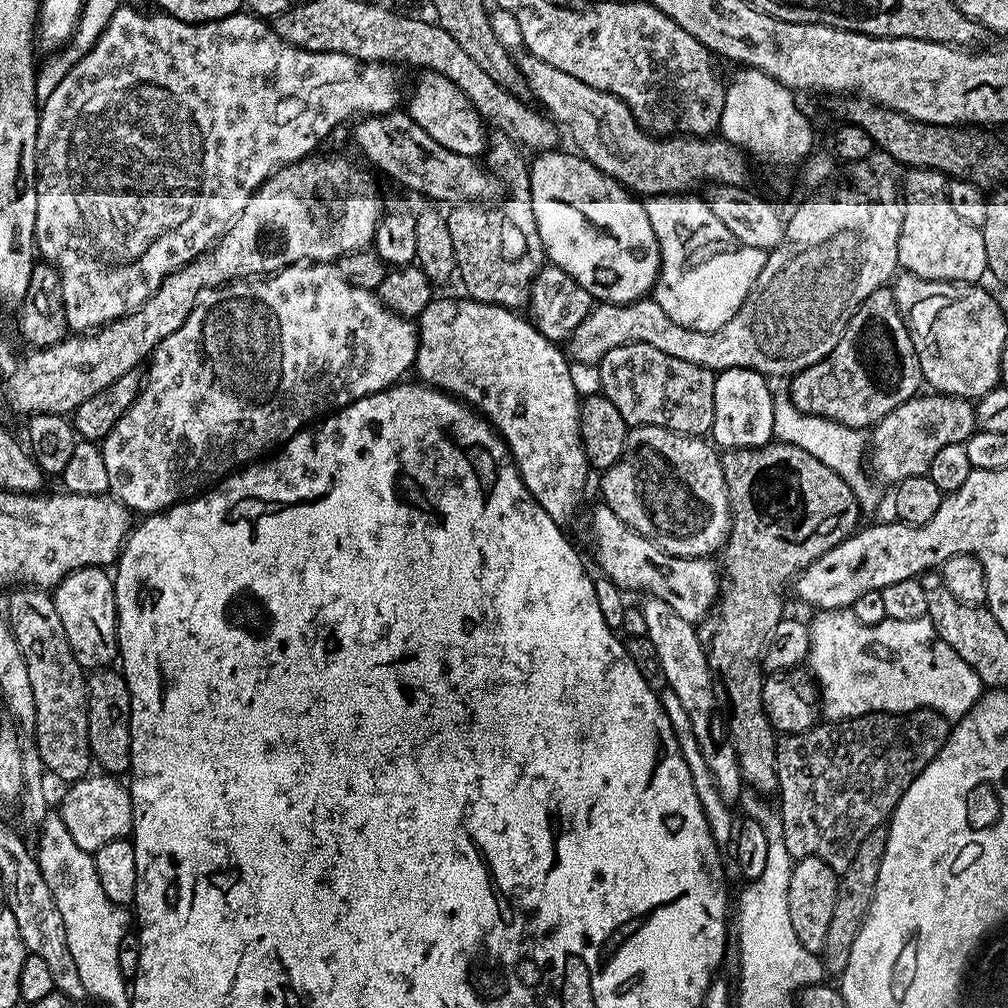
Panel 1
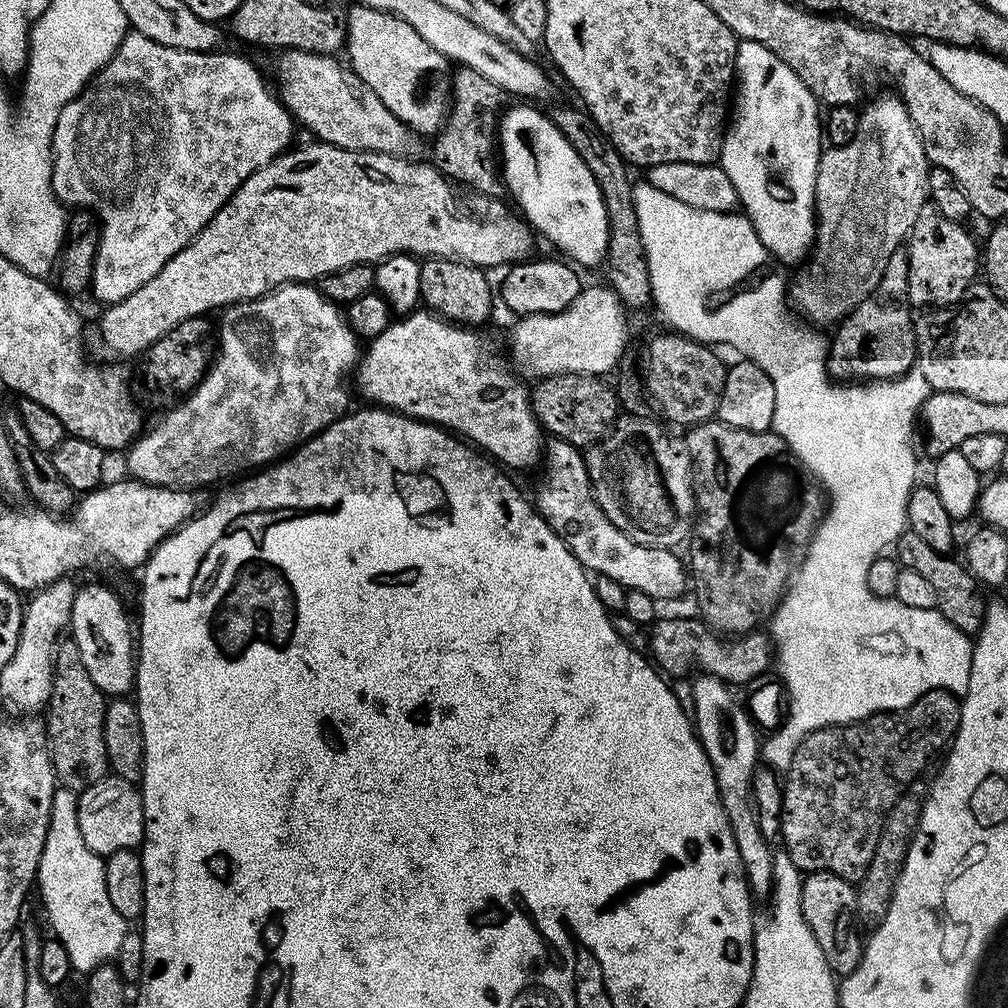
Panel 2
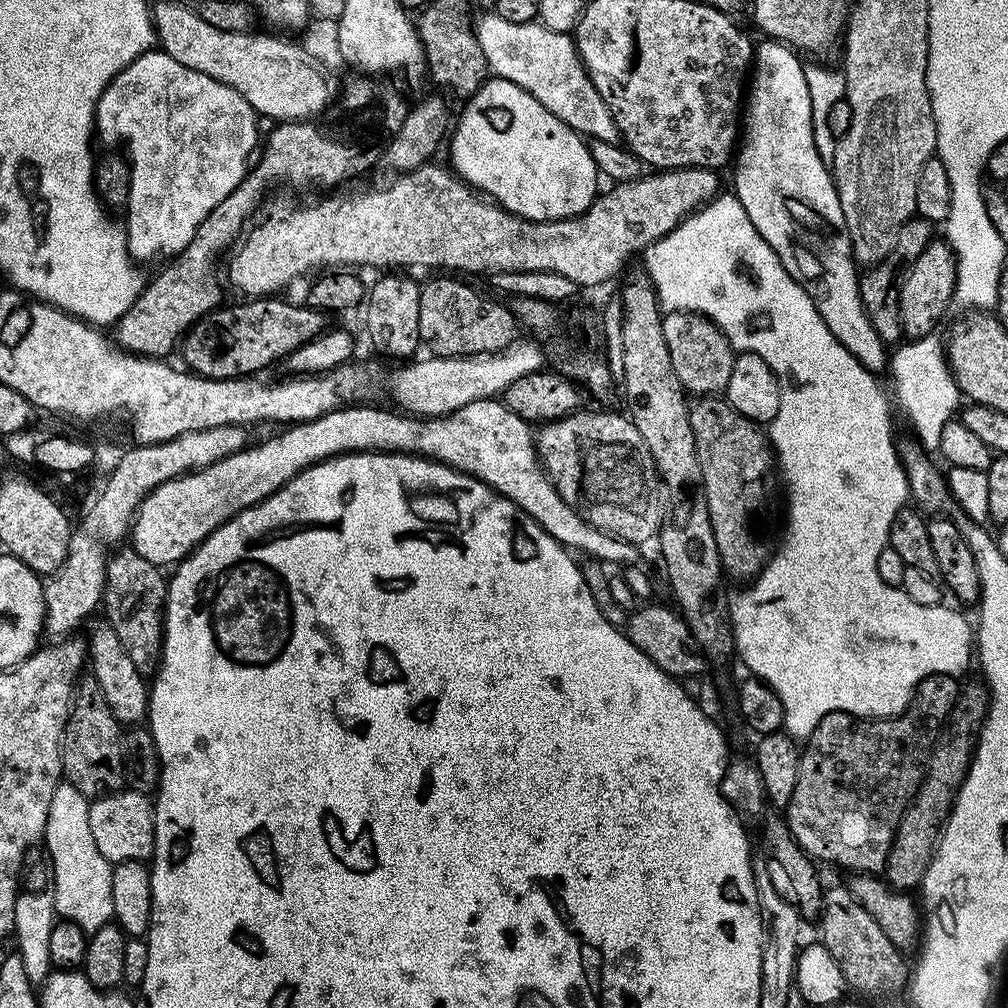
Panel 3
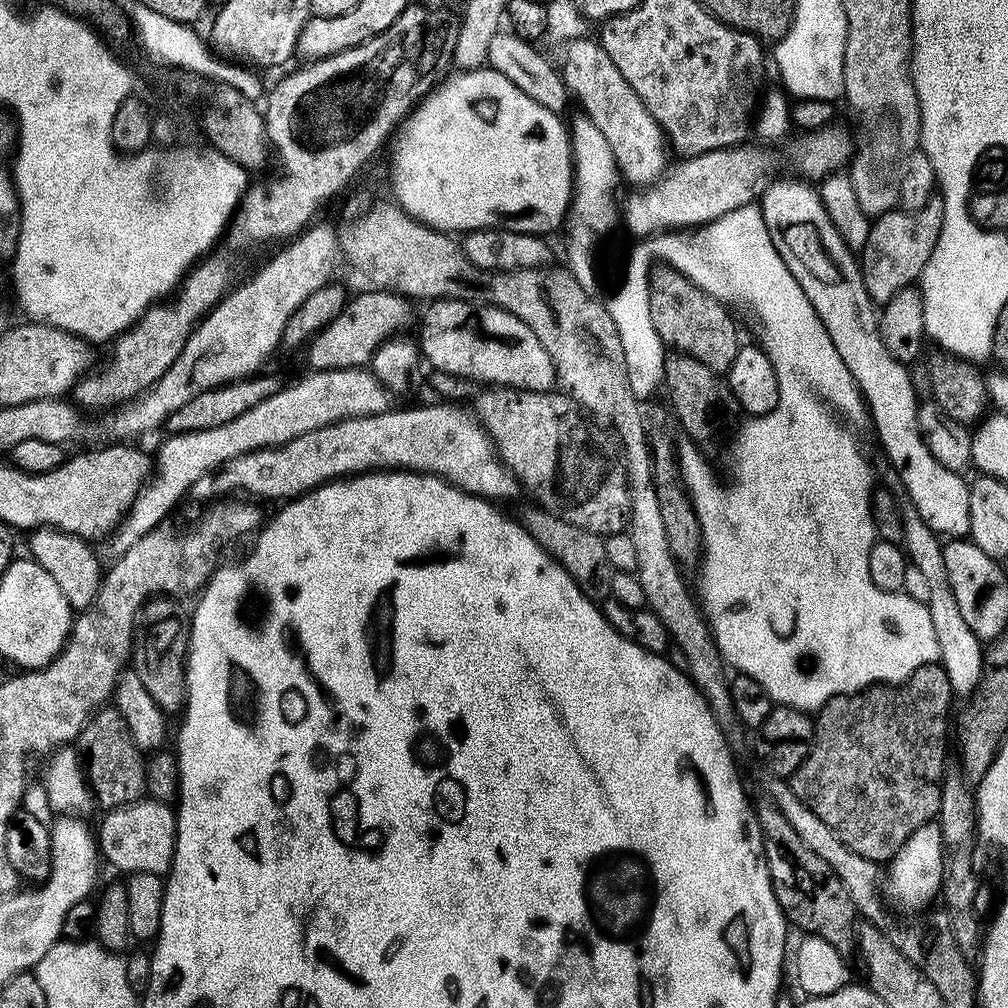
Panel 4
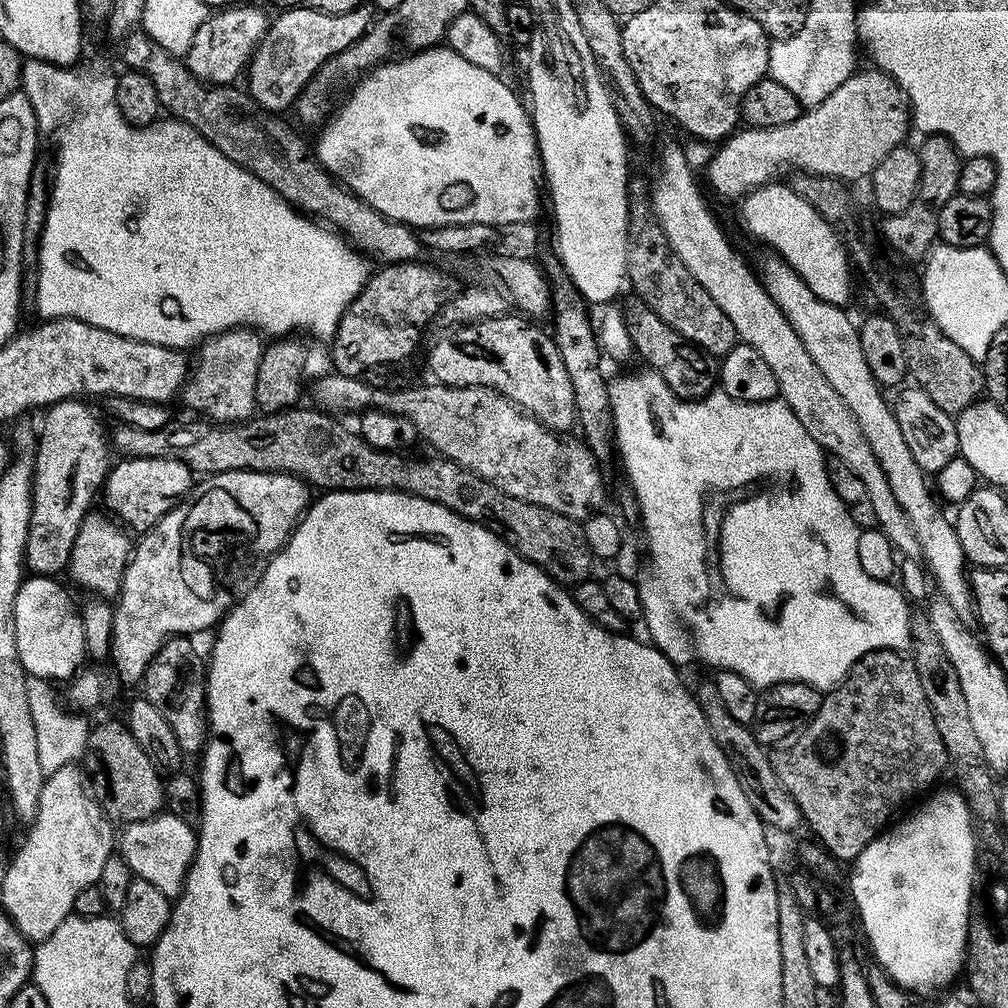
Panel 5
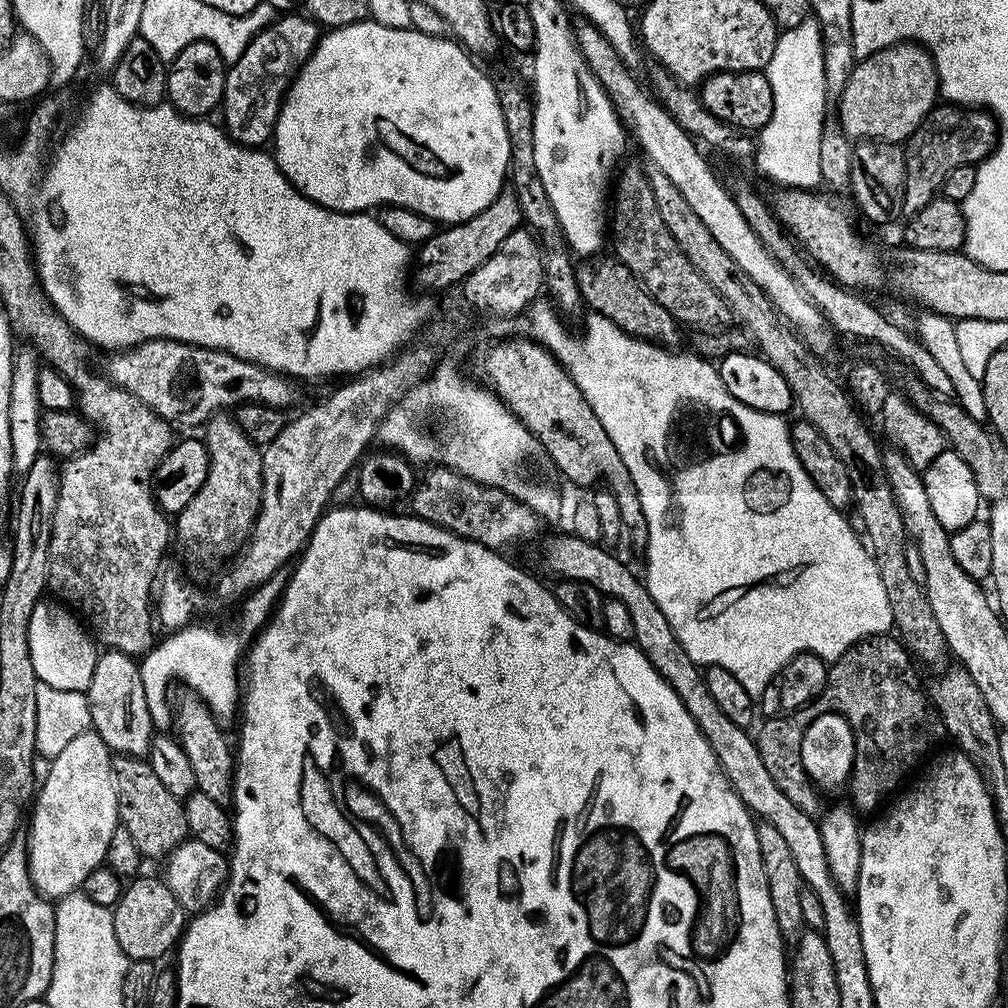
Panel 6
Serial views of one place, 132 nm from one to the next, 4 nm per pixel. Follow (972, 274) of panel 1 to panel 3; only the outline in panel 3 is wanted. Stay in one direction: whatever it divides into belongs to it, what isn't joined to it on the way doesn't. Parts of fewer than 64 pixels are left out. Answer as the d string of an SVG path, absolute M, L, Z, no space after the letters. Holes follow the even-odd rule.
M933 239L931 244L918 254L918 262L910 266L906 278L902 282L900 291L900 321L902 322L902 333L909 341L921 340L923 336L931 336L937 331L940 319L948 312L948 307L953 307L956 295L956 256L952 248L943 239Z

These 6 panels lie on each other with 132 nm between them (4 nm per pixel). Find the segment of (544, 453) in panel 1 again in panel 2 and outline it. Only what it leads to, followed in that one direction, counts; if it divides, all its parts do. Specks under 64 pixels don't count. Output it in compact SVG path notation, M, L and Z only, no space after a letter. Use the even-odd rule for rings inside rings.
M410 312L367 341L354 369L354 380L356 376L361 394L368 399L365 401L381 408L391 408L413 420L435 424L463 438L505 469L532 468L535 464L537 467L542 460L542 429L532 413L529 389L524 389L525 381L515 371L507 372L498 361L491 360L484 353L484 340L476 332L479 331L475 327L454 324L434 312Z

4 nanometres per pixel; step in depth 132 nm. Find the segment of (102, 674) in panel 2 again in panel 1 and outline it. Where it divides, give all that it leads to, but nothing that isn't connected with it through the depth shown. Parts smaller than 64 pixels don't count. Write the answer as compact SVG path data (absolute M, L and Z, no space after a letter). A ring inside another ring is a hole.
M78 568L54 589L58 618L62 618L70 650L86 670L109 667L120 651L116 641L116 590L113 577L106 573L104 568Z

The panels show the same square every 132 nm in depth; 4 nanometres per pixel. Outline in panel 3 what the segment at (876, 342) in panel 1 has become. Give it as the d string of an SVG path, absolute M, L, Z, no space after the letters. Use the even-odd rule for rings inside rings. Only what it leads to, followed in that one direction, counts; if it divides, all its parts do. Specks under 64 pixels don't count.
M919 218L908 220L906 226L902 226L902 230L898 230L898 242L894 242L894 250L890 250L890 254L886 254L886 258L882 262L871 265L865 271L868 273L860 276L862 306L874 326L874 330L878 330L878 334L884 339L885 345L895 345L901 339L900 291L902 282L906 278L910 266L914 266L914 262L918 262L918 254L922 254L922 250L926 250L926 246L932 243L934 239L932 232L934 232L933 225L928 221Z

